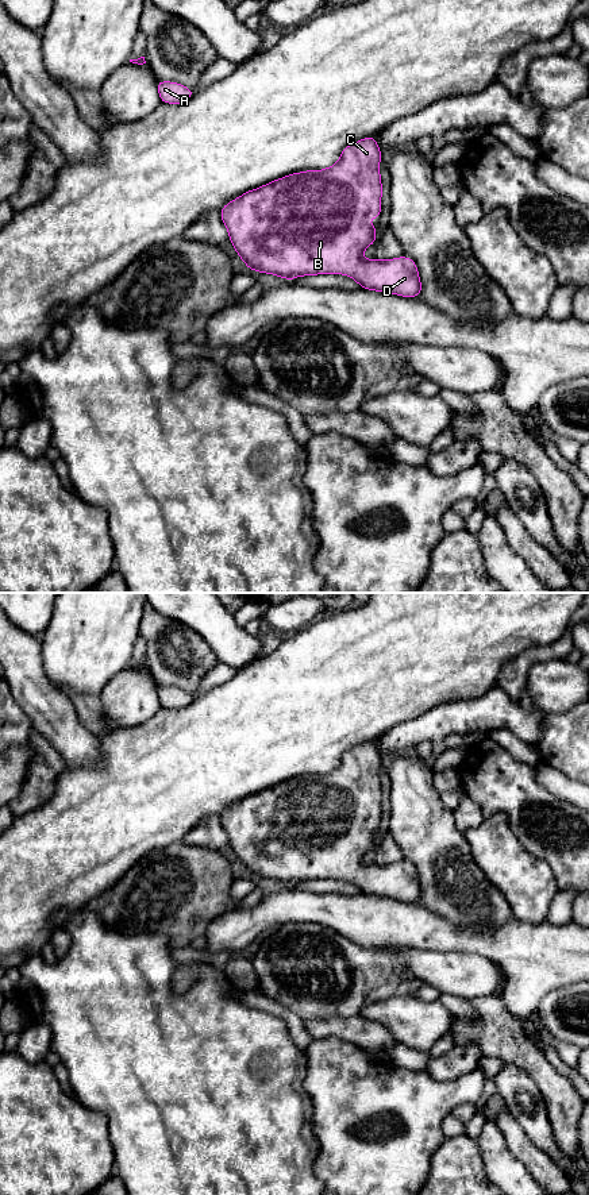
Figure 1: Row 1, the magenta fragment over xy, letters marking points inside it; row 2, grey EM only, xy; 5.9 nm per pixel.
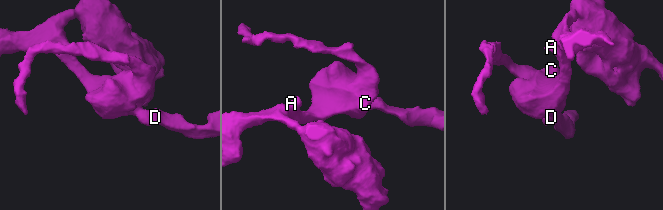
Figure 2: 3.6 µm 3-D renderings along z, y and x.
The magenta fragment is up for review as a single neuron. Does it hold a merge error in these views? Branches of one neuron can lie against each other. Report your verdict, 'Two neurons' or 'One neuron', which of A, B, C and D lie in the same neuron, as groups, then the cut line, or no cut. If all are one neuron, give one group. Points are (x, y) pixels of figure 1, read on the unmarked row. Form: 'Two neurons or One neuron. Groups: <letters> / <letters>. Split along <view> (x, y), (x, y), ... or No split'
One neuron. Groups: A B C D. No split

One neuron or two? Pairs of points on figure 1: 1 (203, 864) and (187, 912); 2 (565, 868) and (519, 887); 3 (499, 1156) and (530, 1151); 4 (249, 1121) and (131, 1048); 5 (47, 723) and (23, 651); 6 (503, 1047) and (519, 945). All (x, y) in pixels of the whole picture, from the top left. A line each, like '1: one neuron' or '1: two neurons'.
1: one neuron
2: two neurons
3: two neurons
4: one neuron
5: one neuron
6: two neurons

